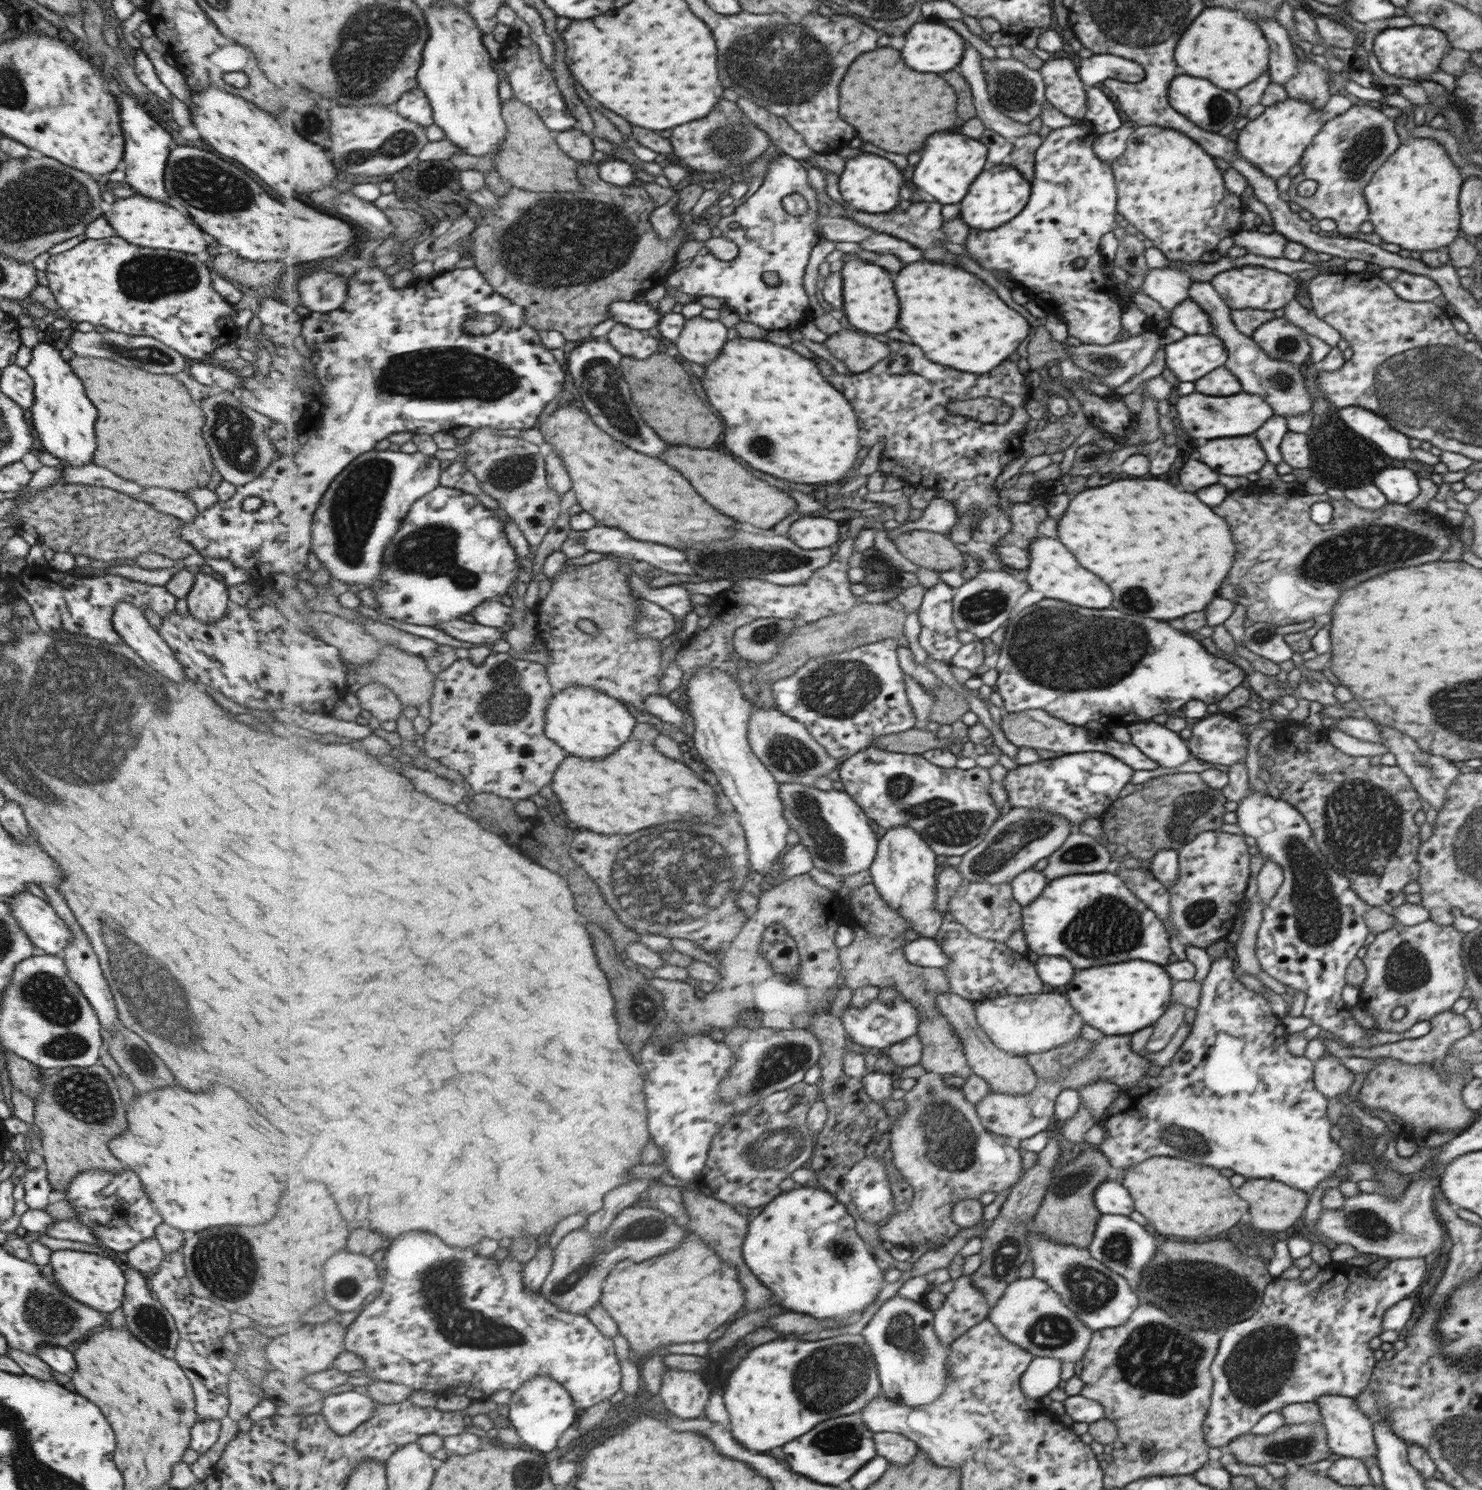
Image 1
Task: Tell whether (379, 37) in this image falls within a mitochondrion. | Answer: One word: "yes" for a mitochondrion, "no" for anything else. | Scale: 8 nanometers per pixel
yes

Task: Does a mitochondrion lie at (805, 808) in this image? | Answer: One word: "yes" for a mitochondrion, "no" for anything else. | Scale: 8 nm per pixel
yes

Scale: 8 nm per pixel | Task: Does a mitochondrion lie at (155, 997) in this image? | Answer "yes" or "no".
yes

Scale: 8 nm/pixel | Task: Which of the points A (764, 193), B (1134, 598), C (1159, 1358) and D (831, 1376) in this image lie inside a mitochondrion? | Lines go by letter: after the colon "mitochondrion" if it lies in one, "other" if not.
A: other
B: mitochondrion
C: mitochondrion
D: mitochondrion

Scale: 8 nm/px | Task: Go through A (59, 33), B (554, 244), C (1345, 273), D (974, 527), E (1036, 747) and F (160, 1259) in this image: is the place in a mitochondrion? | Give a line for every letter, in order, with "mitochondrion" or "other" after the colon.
A: other
B: mitochondrion
C: other
D: other
E: other
F: other

